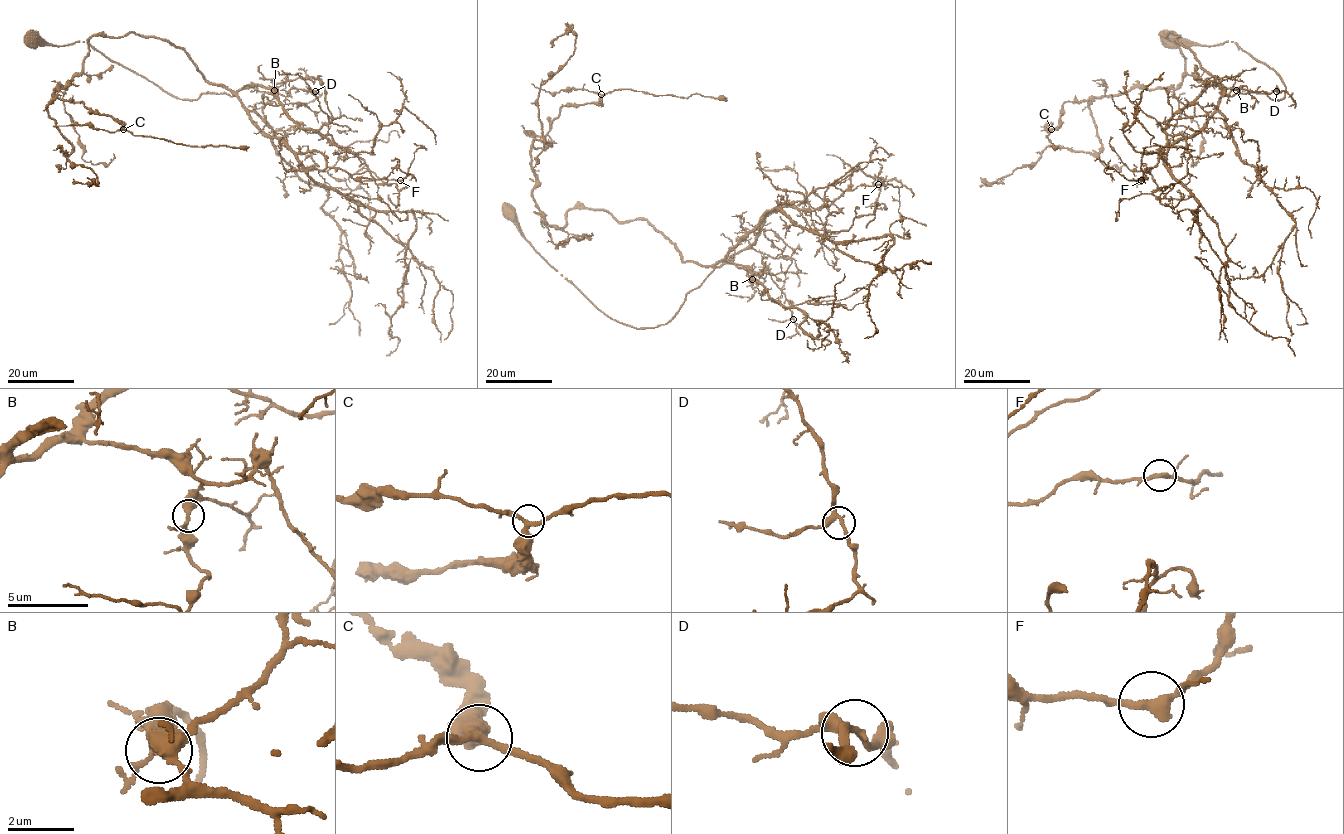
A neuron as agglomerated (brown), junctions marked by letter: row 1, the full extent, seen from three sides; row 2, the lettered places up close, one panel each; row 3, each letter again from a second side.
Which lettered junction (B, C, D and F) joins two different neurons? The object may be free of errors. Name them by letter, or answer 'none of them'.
none of them

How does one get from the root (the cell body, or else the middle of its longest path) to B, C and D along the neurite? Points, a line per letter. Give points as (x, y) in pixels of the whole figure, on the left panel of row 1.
B: (31, 40), (57, 45), (88, 42), (181, 99), (206, 93), (234, 96), (247, 87), (273, 90)
C: (31, 40), (88, 42), (181, 99), (235, 94), (168, 40), (93, 35), (83, 69), (53, 96), (123, 129)
D: (31, 40), (88, 42), (181, 99), (234, 96), (247, 87), (285, 96), (292, 88), (315, 91)

